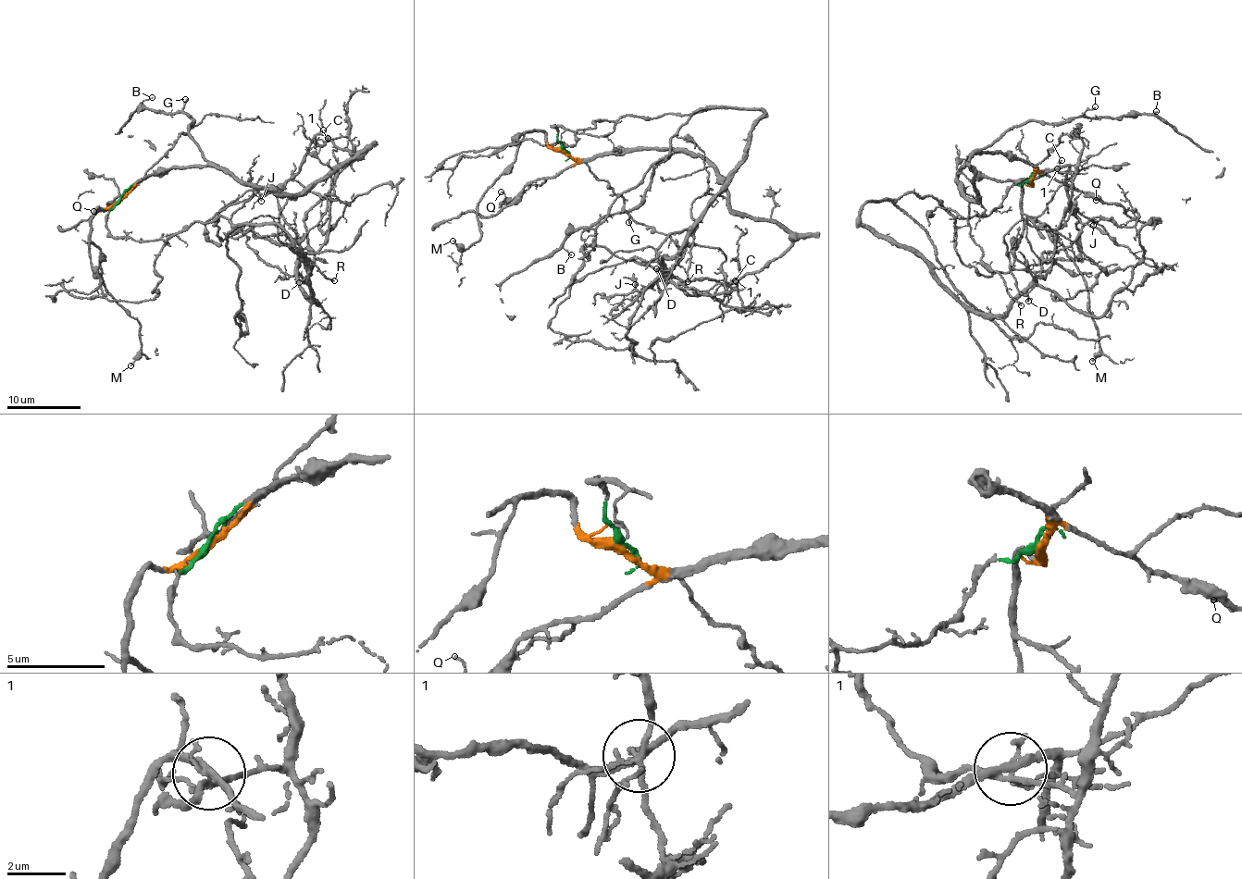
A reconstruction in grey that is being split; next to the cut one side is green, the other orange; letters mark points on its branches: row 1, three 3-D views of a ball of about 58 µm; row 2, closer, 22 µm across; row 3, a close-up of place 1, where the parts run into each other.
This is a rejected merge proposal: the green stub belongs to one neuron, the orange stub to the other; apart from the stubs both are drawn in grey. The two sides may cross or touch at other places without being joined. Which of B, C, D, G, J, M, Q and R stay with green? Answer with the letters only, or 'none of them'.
C, D, J

